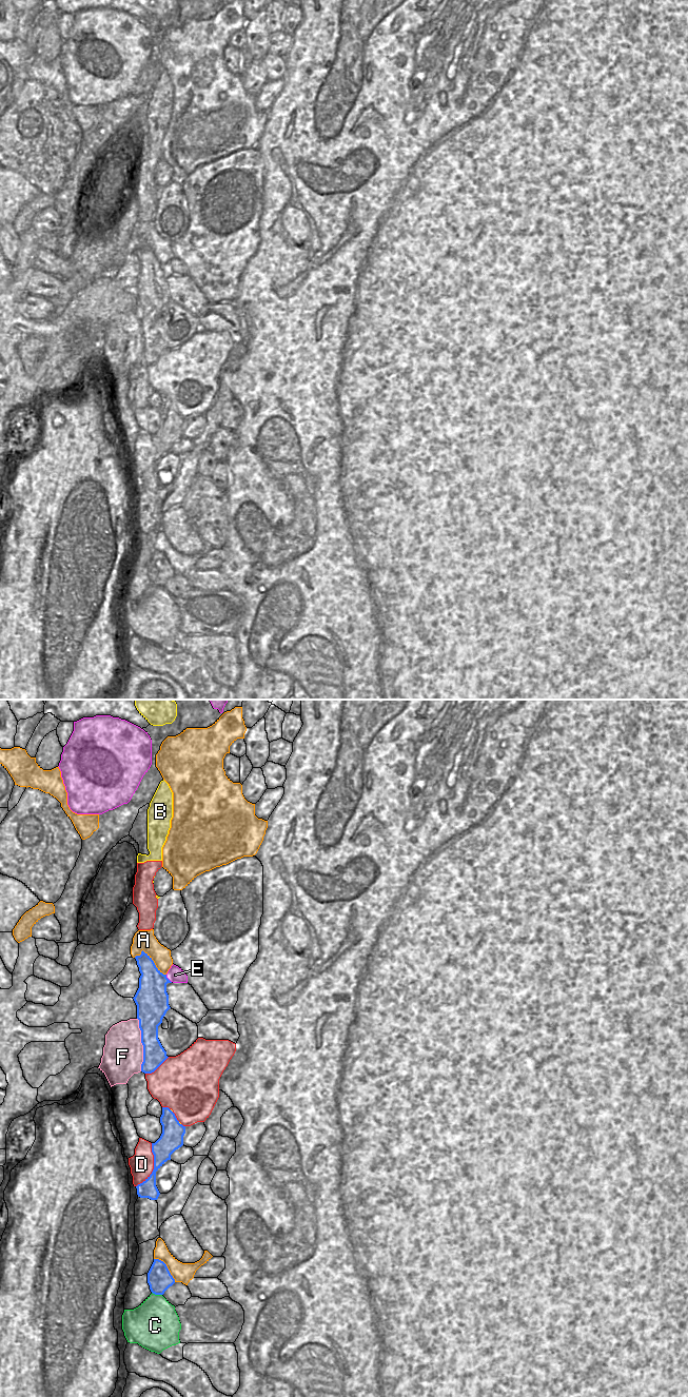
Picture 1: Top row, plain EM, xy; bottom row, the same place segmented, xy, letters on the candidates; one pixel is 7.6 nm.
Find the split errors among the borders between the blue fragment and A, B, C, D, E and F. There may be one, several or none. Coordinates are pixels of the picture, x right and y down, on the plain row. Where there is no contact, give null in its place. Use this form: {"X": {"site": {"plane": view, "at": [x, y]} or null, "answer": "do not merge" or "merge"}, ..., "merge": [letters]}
{"A": {"site": {"plane": "xy", "at": [151, 251]}, "answer": "do not merge"}, "B": {"site": {"plane": "xy", "at": [171, 402]}, "answer": "merge"}, "C": {"site": {"plane": "xy", "at": [157, 586]}, "answer": "do not merge"}, "D": {"site": {"plane": "xy", "at": [154, 457]}, "answer": "do not merge"}, "E": {"site": {"plane": "xy", "at": [168, 271]}, "answer": "do not merge"}, "F": {"site": {"plane": "xy", "at": [142, 336]}, "answer": "do not merge"}, "merge": ["B"]}

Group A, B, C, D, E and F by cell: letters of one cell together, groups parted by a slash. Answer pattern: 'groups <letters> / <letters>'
groups A / B / C / D / E / F

